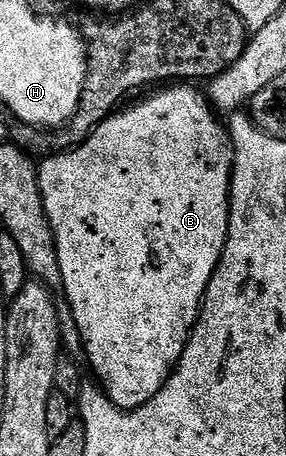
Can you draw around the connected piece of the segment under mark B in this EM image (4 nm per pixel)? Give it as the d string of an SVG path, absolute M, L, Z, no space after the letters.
M169 85L164 89L154 90L157 91L154 95L149 95L130 107L122 106L114 111L72 149L50 154L39 163L37 180L41 186L43 205L57 246L61 274L60 290L65 291L64 302L69 304L75 317L75 325L81 334L83 355L84 358L89 358L89 363L97 374L96 382L103 394L113 402L113 406L121 411L133 411L136 407L151 401L151 397L159 393L159 389L168 381L173 368L181 360L185 342L189 339L193 324L197 322L197 312L201 310L205 289L219 265L221 253L225 248L225 237L229 232L231 144L226 128L217 124L218 116L208 98L202 92L200 95L193 87L196 86Z

